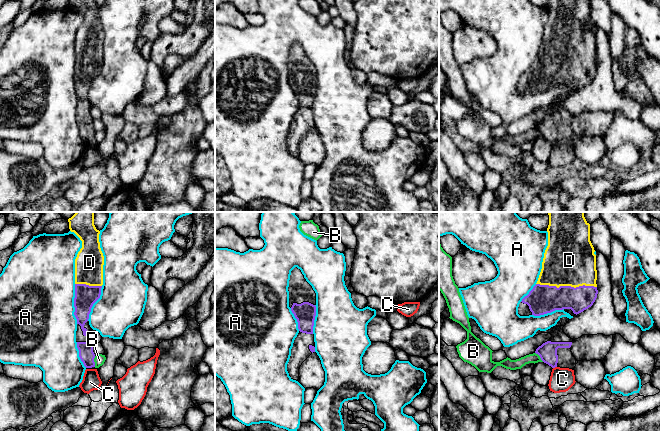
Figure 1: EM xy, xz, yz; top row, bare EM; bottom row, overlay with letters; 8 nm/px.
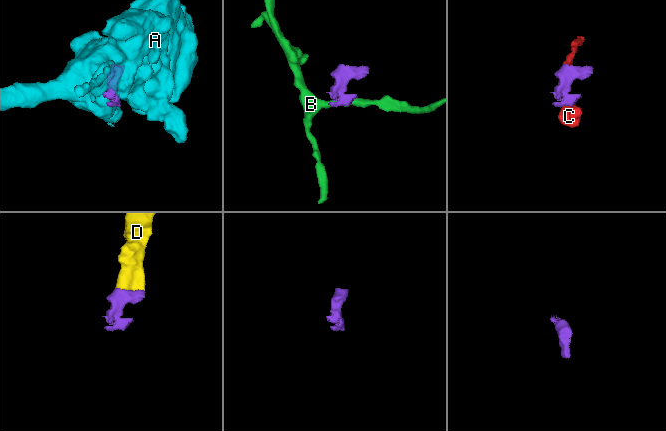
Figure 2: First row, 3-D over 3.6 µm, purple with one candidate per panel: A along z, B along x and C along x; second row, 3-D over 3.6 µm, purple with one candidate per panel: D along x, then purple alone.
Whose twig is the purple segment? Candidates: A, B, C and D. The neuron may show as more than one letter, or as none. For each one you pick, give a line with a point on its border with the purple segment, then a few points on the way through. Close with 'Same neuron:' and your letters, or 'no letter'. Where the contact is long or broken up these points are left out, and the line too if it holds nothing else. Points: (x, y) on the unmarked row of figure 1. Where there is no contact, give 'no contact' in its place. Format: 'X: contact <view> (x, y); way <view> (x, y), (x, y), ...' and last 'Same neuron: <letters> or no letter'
D: contact yz (566, 62); way yz (542, 75), (559, 62), (566, 62), (569, 36)
Same neuron: D

